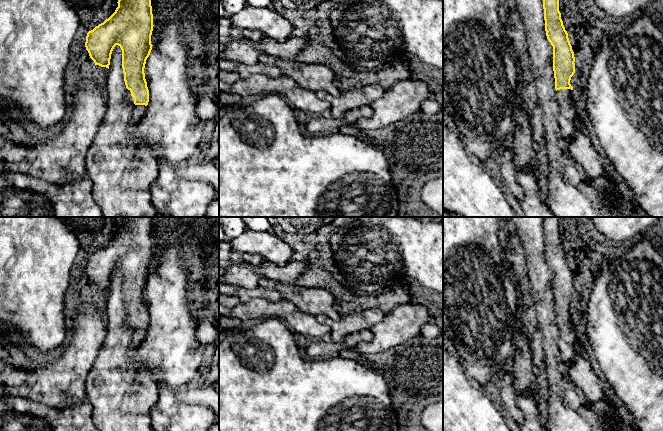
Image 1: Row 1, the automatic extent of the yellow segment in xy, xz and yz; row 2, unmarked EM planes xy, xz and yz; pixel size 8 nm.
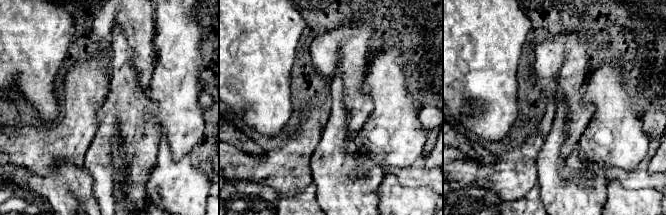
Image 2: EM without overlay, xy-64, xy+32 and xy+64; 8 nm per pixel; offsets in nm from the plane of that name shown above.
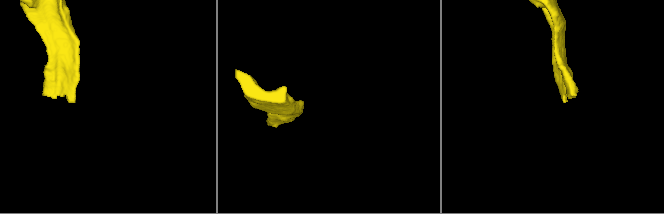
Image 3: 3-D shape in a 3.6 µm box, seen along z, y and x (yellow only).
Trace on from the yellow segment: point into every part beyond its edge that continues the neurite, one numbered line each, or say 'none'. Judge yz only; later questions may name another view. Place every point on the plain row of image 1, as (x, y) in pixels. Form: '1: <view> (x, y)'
1: yz (567, 336)

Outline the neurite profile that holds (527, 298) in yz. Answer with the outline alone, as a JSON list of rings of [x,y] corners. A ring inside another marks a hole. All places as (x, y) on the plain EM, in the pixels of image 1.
[[[514,229],[510,231],[507,245],[504,249],[504,256],[506,262],[514,272],[517,287],[521,290],[523,309],[520,326],[525,329],[530,341],[531,352],[534,356],[535,367],[538,367],[544,362],[542,334],[537,322],[533,297],[528,284],[525,251],[518,233]]]

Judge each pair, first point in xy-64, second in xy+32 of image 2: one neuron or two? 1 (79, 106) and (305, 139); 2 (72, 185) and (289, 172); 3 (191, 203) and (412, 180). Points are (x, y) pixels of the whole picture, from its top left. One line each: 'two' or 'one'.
1: one
2: two
3: two

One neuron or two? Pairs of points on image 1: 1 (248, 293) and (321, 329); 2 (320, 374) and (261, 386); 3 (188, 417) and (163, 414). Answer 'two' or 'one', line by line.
1: two
2: one
3: one

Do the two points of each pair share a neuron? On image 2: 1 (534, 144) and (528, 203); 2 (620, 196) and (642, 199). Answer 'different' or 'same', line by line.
1: different
2: same

